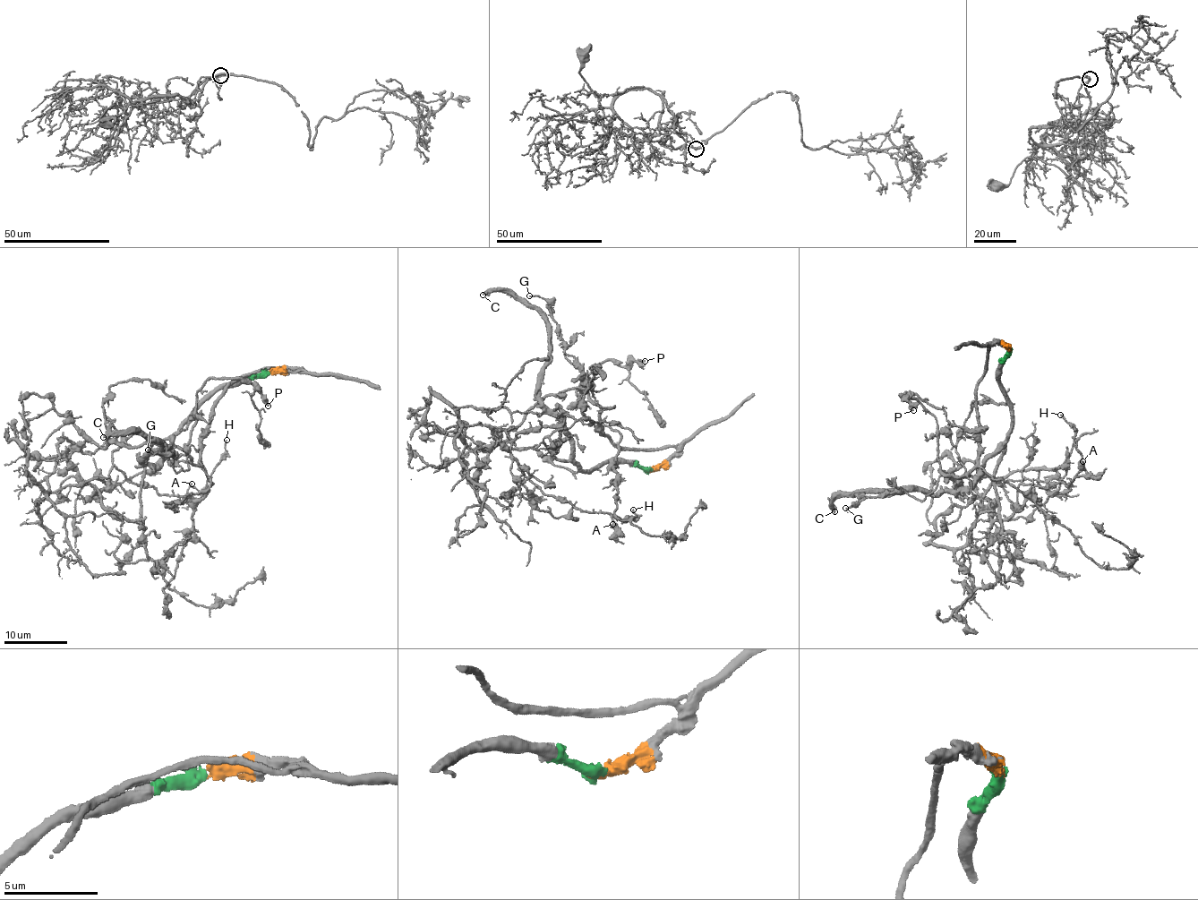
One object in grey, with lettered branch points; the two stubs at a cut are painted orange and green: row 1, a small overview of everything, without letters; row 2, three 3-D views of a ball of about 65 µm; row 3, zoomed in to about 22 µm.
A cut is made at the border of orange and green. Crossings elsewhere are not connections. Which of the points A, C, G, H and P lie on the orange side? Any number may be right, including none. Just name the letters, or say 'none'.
G, P

